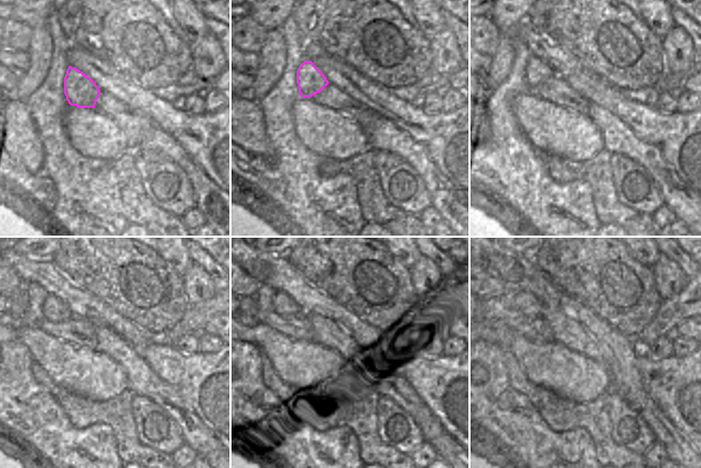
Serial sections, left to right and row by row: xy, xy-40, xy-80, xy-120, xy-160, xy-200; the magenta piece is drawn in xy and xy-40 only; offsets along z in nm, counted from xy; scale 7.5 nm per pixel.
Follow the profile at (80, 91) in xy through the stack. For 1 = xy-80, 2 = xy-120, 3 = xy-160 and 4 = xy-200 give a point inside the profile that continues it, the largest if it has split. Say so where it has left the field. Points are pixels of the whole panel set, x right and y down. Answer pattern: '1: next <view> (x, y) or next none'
1: next xy-80 (537, 73)
2: next xy-120 (54, 310)
3: next xy-160 (283, 304)
4: next xy-200 (524, 302)

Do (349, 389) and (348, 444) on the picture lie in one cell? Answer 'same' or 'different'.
different

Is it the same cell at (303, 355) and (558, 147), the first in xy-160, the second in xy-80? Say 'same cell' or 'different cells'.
same cell

